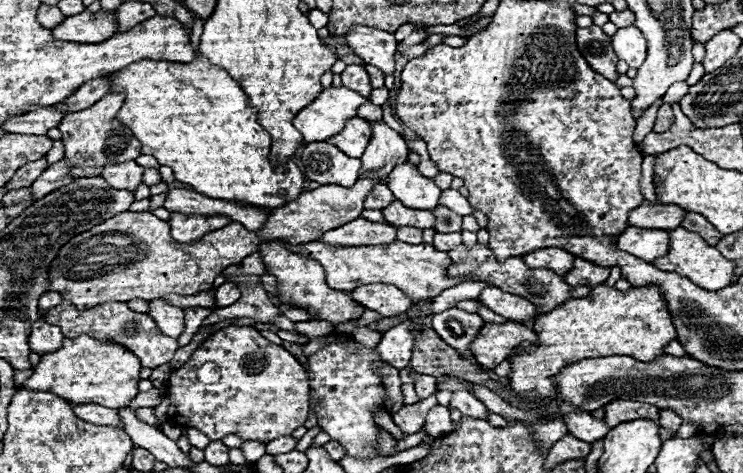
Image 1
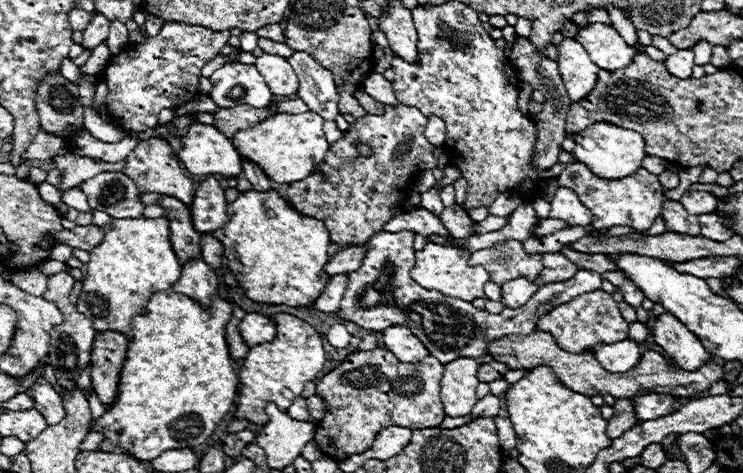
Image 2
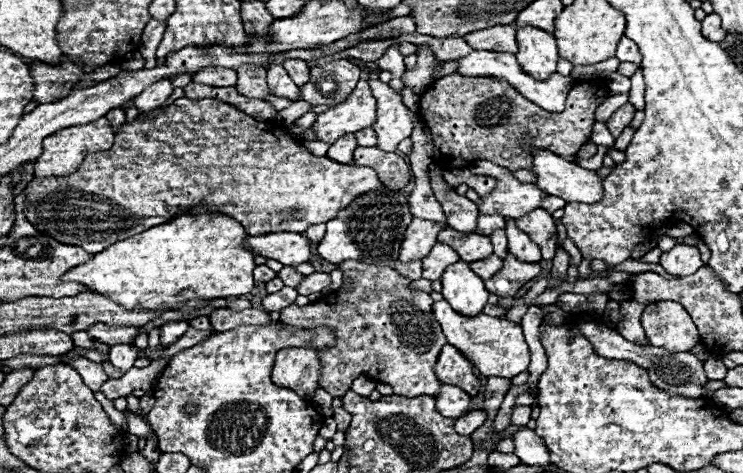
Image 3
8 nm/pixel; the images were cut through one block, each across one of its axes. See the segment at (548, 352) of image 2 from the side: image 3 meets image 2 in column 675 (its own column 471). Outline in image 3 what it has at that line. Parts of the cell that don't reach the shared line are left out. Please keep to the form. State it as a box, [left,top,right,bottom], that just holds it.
[436,344,480,396]

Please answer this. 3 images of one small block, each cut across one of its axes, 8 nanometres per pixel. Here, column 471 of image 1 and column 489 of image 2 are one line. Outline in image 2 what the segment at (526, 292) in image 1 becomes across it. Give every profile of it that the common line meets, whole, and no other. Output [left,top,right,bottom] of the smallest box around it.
[474,240,542,284]

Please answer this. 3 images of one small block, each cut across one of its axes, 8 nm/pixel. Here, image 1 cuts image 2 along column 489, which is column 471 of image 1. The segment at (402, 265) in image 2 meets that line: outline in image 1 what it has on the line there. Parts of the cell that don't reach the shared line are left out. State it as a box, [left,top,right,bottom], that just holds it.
[432,308,484,354]

